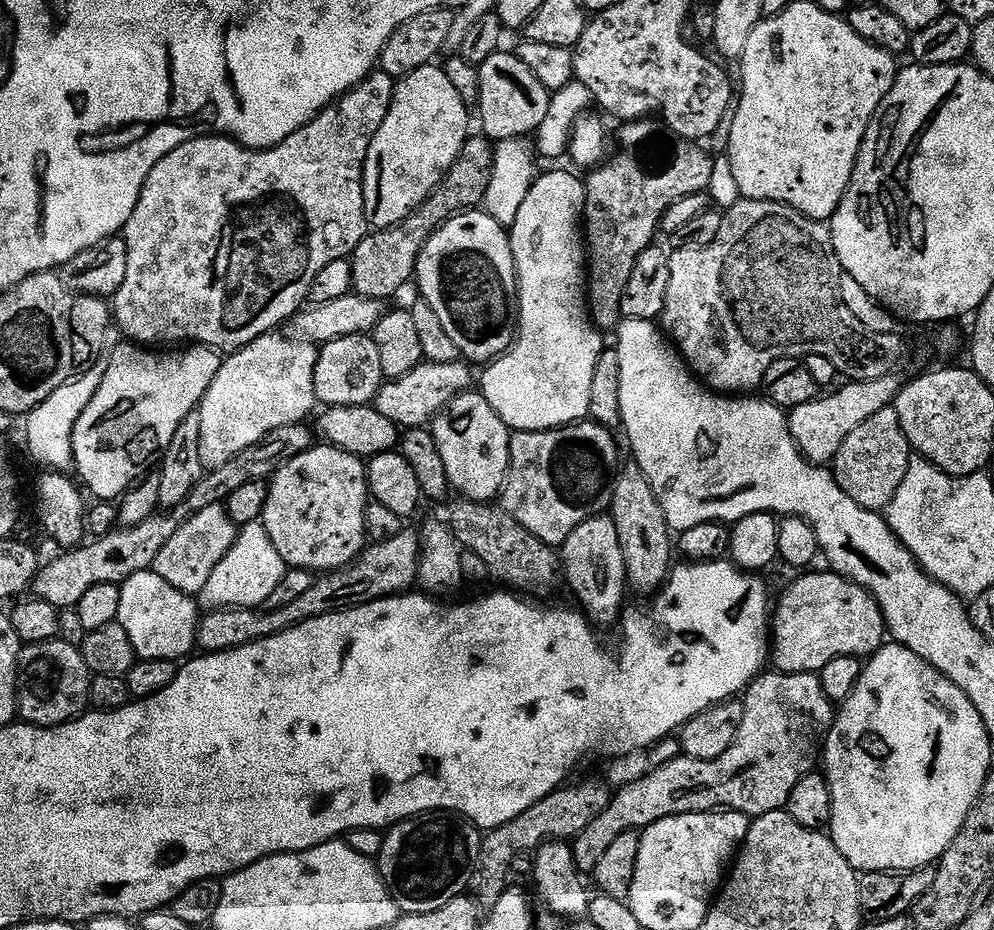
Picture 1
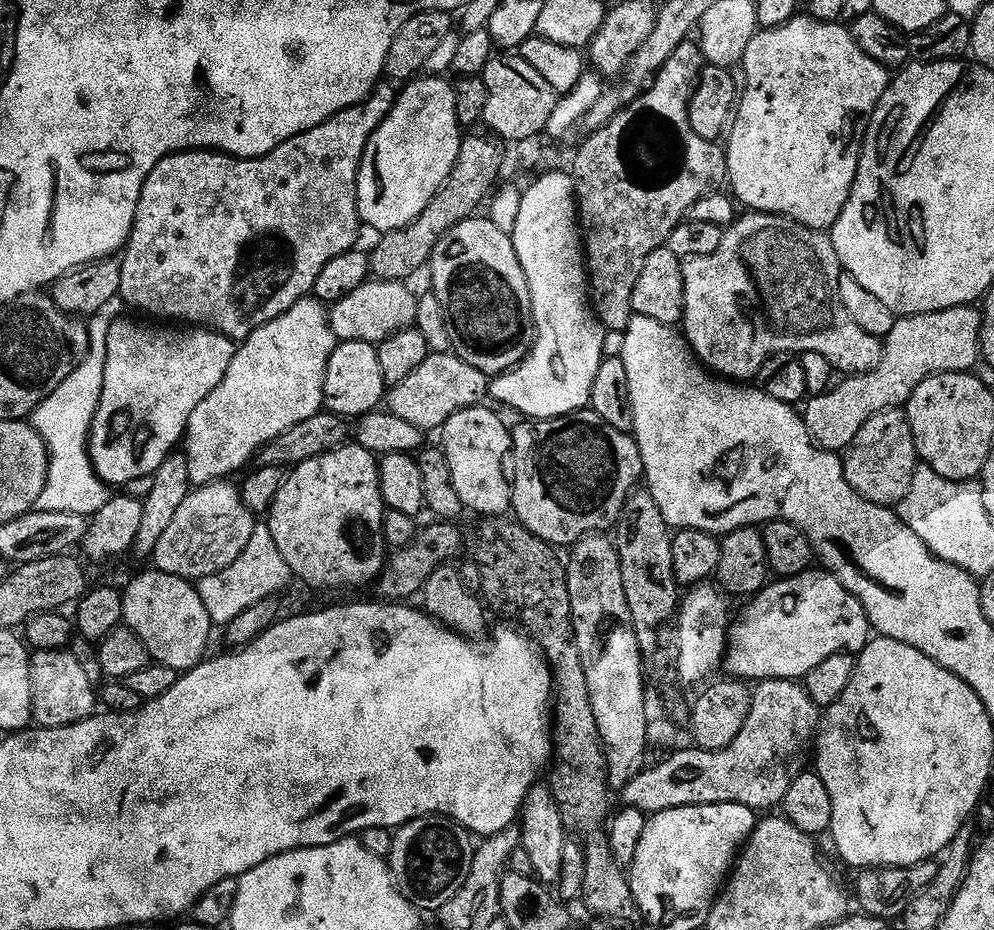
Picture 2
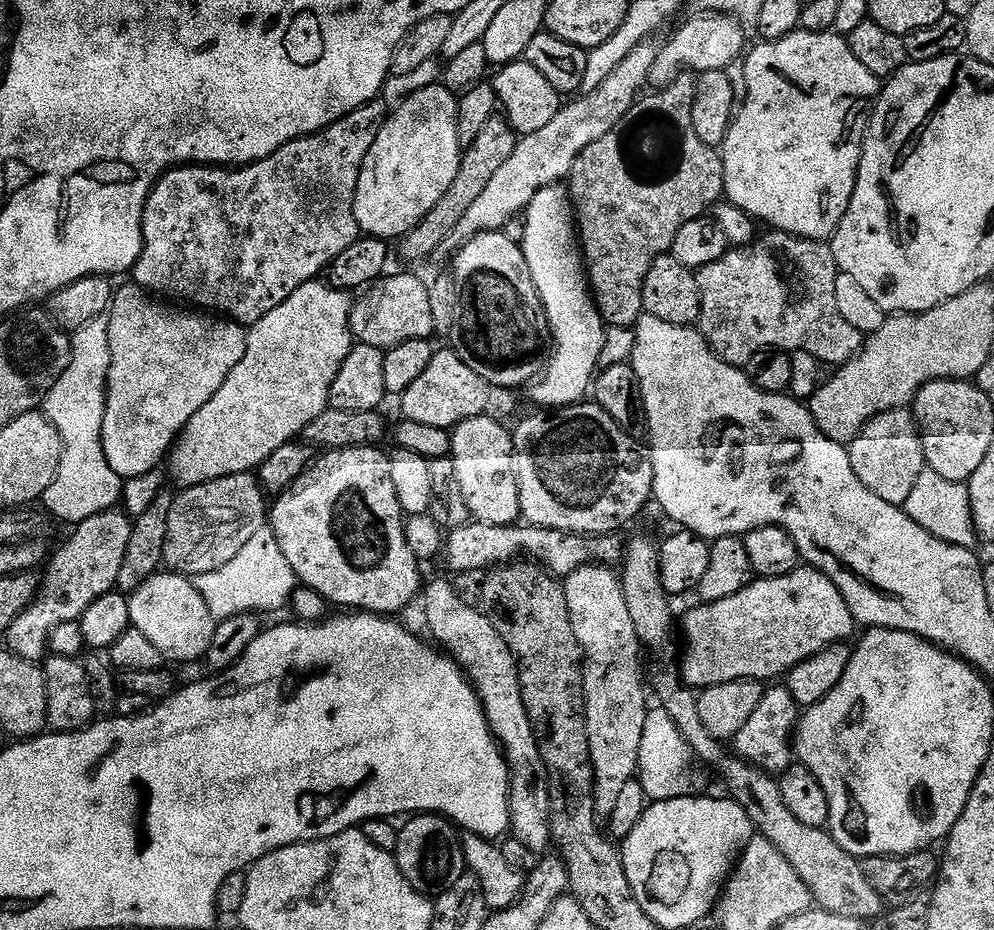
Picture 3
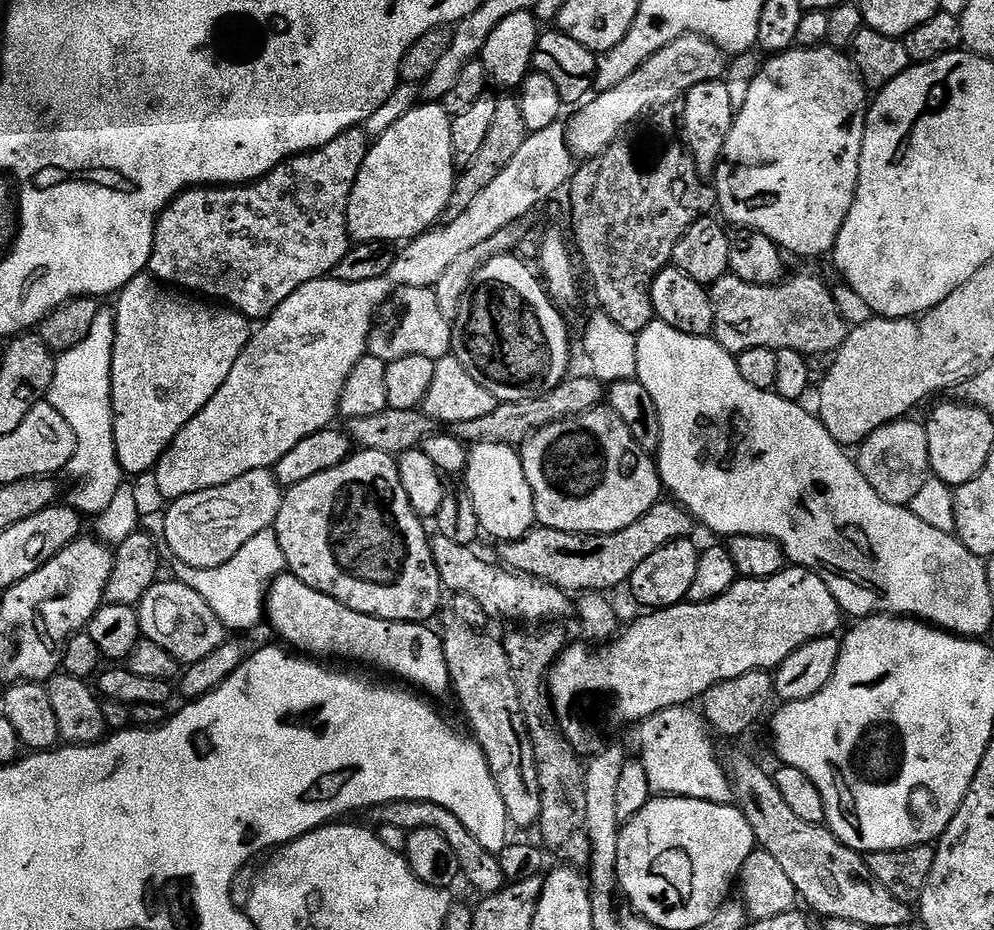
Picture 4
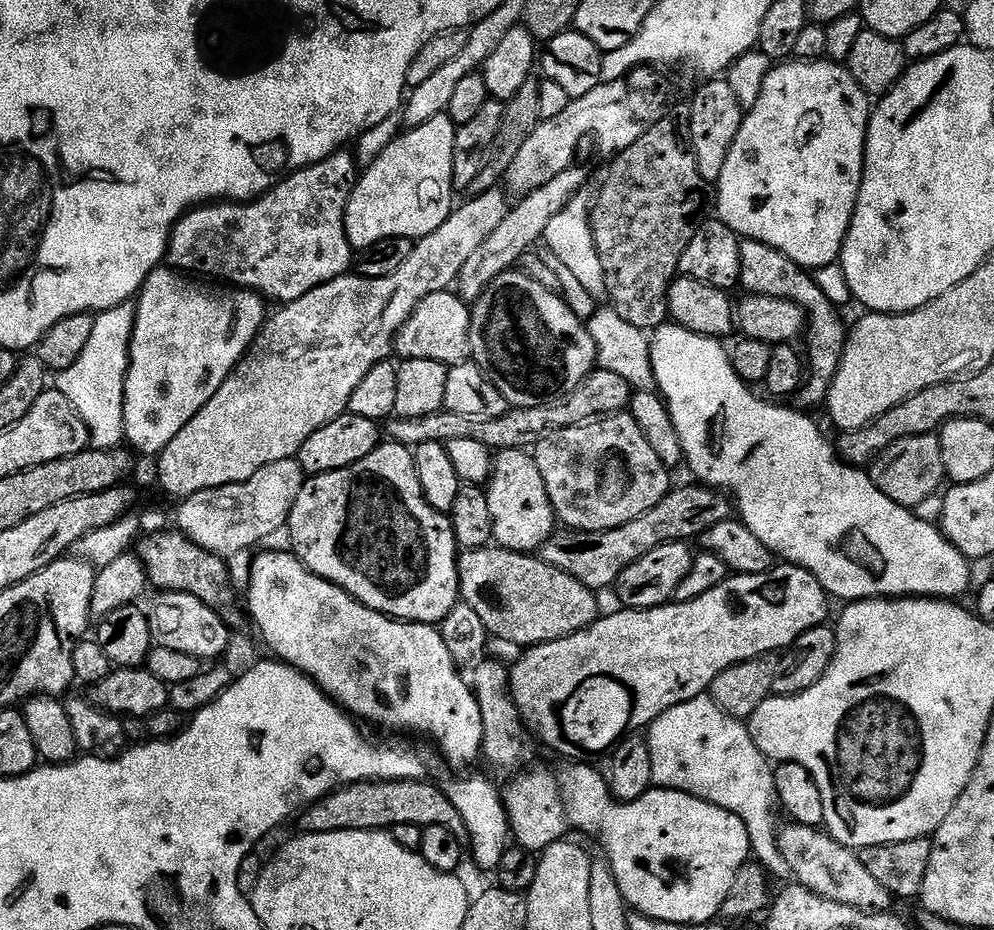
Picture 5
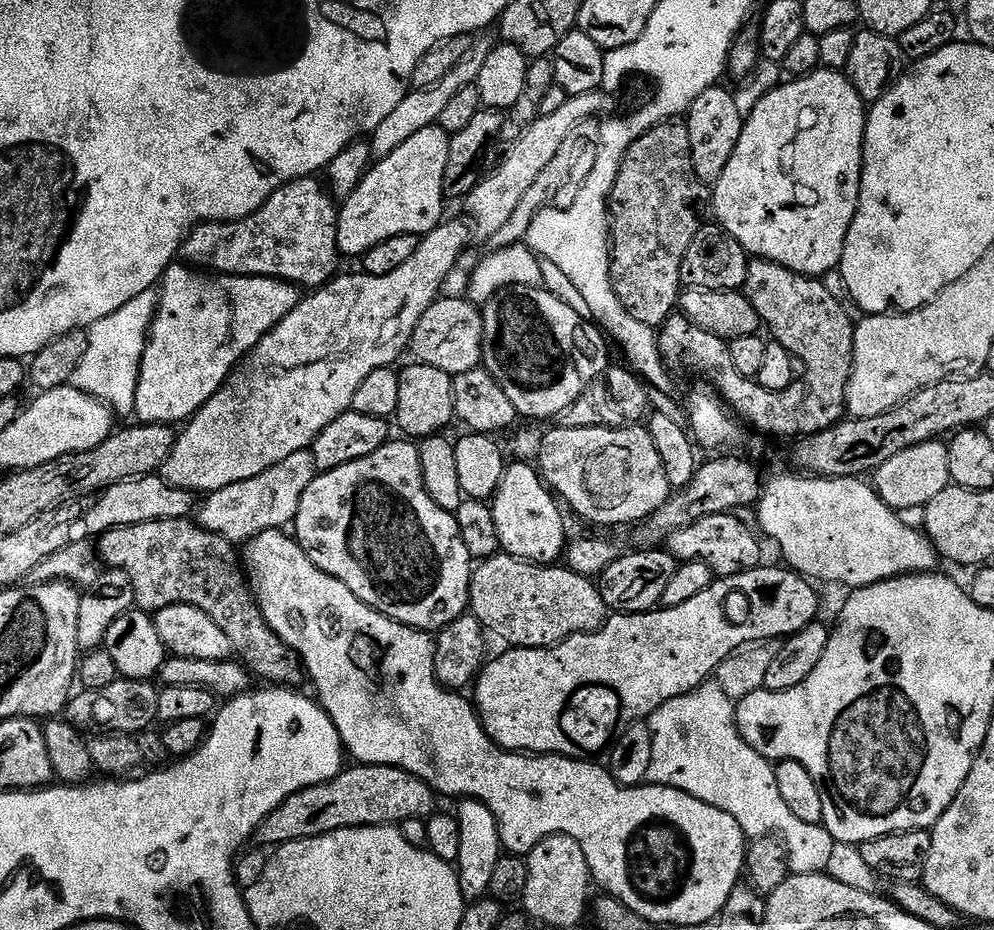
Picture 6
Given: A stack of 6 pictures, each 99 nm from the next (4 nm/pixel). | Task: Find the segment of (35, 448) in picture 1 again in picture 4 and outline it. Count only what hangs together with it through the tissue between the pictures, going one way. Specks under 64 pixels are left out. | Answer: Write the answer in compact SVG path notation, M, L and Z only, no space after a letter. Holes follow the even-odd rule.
M101 307L98 318L94 318L94 326L90 326L90 334L86 334L86 338L82 338L82 342L78 342L78 346L74 346L74 350L66 350L56 356L56 369L54 370L54 382L50 382L50 390L46 397L47 403L54 406L54 410L58 410L58 414L62 414L62 418L66 418L66 422L70 422L70 430L74 430L74 438L76 439L76 453L72 455L72 460L68 463L67 475L72 475L74 479L80 480L72 488L67 503L75 508L77 512L85 517L95 518L100 515L102 510L106 510L106 506L110 506L110 501L114 499L114 494L118 494L118 490L126 483L126 473L120 469L120 463L116 457L116 443L114 442L114 414L112 413L112 359L114 358L114 338L116 337L116 313L111 307Z

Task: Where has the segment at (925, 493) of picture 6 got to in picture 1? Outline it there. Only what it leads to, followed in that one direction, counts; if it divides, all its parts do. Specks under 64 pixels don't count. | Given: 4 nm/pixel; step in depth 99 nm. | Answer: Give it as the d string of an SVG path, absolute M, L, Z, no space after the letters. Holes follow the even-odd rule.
M895 407L883 408L878 410L878 414L874 414L874 418L866 418L866 422L862 422L862 426L858 426L858 430L854 430L850 438L846 438L834 461L834 475L838 486L842 486L846 494L850 494L854 502L858 502L858 506L868 508L871 512L880 512L887 509L894 494L898 494L898 486L902 486L902 478L906 478L906 470L912 465L913 459L913 450L902 430L902 422L898 422Z

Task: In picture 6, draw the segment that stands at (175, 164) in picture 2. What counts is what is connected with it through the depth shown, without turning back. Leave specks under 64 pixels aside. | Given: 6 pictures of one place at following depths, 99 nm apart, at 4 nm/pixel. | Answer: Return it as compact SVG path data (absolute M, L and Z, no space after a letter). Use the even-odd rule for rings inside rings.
M304 176L284 184L257 212L241 220L209 220L196 225L184 238L183 259L197 269L225 276L269 276L308 290L323 288L337 275L336 263L342 260L342 253L338 246L338 204L331 191L318 181L316 176Z

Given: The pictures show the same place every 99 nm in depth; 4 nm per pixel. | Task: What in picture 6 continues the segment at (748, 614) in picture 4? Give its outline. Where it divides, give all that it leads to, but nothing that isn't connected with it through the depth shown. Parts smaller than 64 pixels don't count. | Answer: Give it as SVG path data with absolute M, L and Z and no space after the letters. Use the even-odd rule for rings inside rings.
M761 566L742 574L713 579L711 586L702 590L702 594L690 598L690 602L682 602L682 606L674 606L673 608L660 606L651 612L609 615L607 622L601 626L599 632L582 632L579 636L572 636L569 640L562 640L548 646L552 648L547 648L547 646L538 648L509 647L509 652L502 653L497 660L489 659L480 669L480 674L474 681L474 689L476 688L474 707L480 717L481 724L484 725L484 733L491 738L493 743L517 754L551 754L553 756L568 756L571 760L593 762L607 757L618 742L618 738L622 738L622 734L626 734L626 730L631 724L651 717L653 712L658 711L666 702L670 702L670 698L678 698L682 694L694 690L700 684L709 683L717 666L727 656L734 654L739 648L743 648L745 644L759 644L762 640L780 640L793 636L819 617L816 615L820 612L820 596L812 589L815 587L799 572L793 572L784 566L779 567Z

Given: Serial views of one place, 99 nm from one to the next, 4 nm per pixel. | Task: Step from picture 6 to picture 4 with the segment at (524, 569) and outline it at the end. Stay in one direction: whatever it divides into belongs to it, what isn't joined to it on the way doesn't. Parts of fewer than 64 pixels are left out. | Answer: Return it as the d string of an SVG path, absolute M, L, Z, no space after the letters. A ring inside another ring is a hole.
M439 534L431 537L432 553L434 554L434 562L436 569L440 575L441 585L445 589L449 588L449 593L455 594L462 592L470 594L470 598L474 598L482 606L482 610L486 610L486 614L490 618L496 616L500 620L520 620L521 625L524 626L540 626L545 622L564 622L568 615L573 615L574 600L569 593L563 592L558 586L554 586L545 580L539 580L536 576L528 576L525 572L514 572L511 568L501 566L499 563L493 562L491 564L488 560L483 560L475 551L475 547L467 544L459 544L453 542L451 538L446 538Z

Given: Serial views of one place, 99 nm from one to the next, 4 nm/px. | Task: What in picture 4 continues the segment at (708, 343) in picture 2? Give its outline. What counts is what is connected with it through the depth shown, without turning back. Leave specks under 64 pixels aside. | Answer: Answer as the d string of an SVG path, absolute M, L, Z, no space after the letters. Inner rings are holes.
M804 272L801 276L789 275L779 284L751 284L742 282L734 275L722 277L717 284L711 285L712 305L714 306L714 339L724 349L733 354L755 348L774 348L777 350L798 350L803 356L815 358L823 352L835 353L841 348L850 331L849 325L840 317L835 305L833 289L820 276Z

